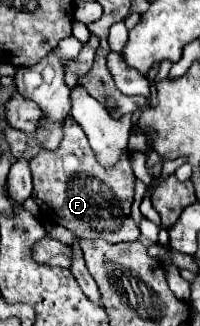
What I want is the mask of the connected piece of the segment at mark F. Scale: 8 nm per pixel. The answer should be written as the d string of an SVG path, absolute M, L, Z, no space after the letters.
M69 116L65 120L65 136L55 152L41 150L29 162L33 174L31 198L39 204L41 214L51 222L65 226L75 238L103 238L109 242L125 242L139 238L139 226L131 218L131 204L135 192L135 176L127 158L115 168L103 168L83 132L83 128Z

